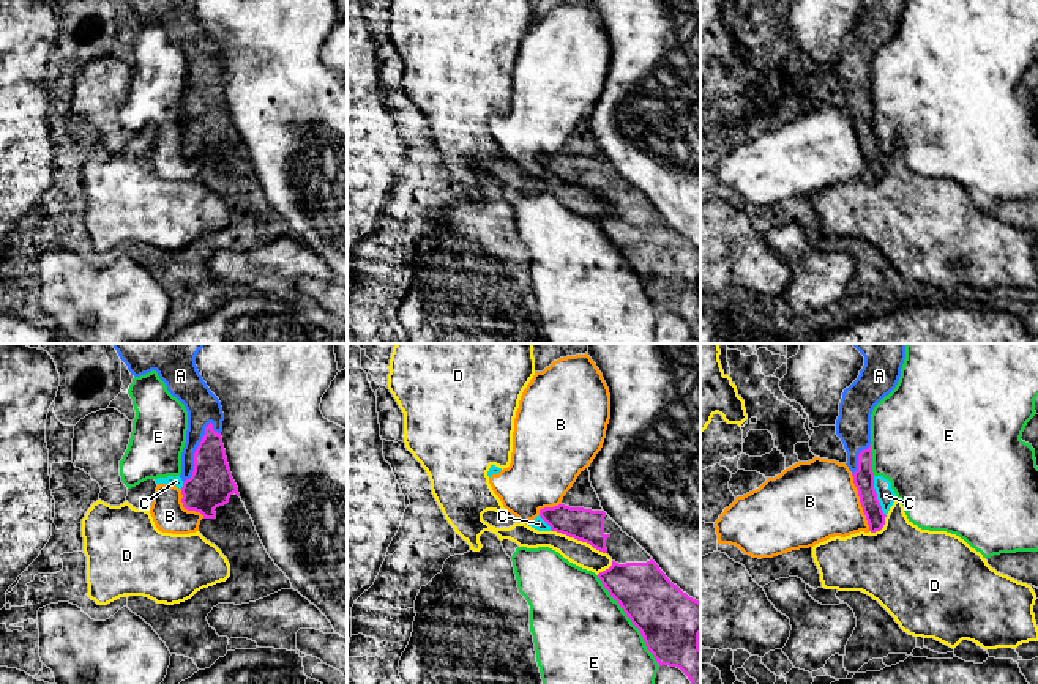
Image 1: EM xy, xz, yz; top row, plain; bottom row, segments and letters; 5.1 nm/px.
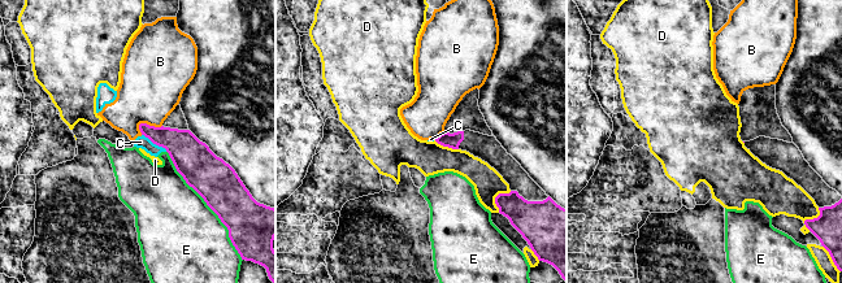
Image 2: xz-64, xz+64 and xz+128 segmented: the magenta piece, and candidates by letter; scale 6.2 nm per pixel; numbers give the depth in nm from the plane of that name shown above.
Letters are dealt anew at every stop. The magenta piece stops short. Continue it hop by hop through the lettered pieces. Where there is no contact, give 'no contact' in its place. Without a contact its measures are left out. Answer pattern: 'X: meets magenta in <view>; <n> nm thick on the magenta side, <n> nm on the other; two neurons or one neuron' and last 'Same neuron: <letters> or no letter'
A: meets magenta in xy; 220 nm thick on the magenta side, 170 nm on the other; one neuron
B: meets magenta in yz; 110 nm thick on the magenta side, 420 nm on the other; two neurons
C: meets magenta in yz; 110 nm thick on the magenta side, 90 nm on the other; two neurons
D: meets magenta in xz; 170 nm thick on the magenta side, 130 nm on the other; two neurons
E: meets magenta in xz; 320 nm thick on the magenta side, 500 nm on the other; two neurons
Same neuron: A

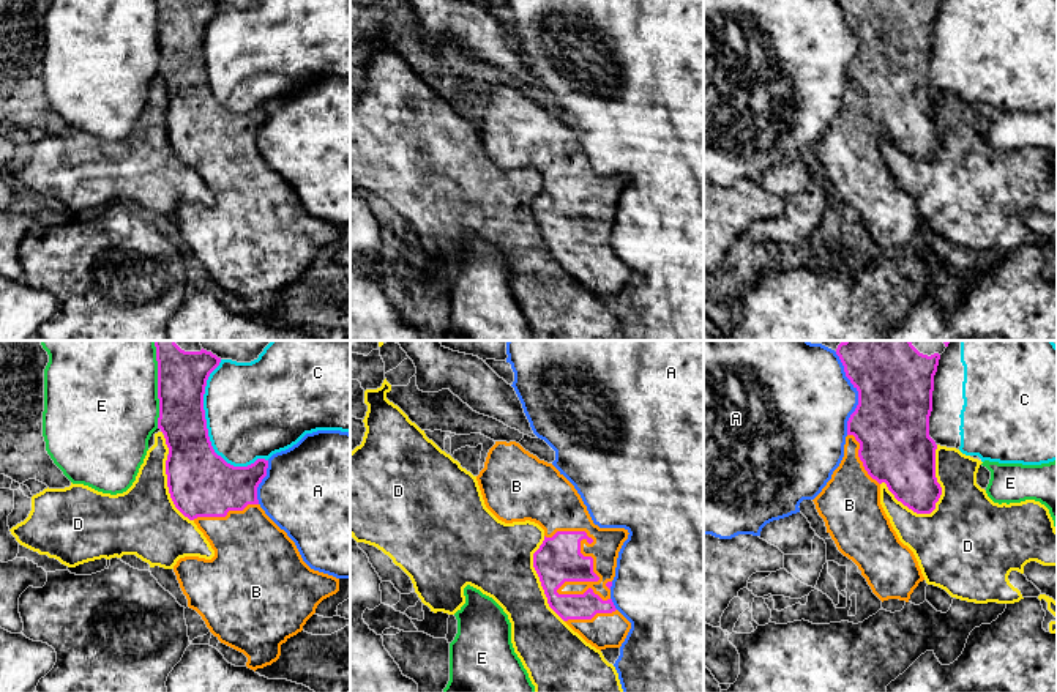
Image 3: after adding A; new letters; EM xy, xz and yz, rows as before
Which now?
A: meets magenta in yz; 380 nm thick on the magenta side, 440 nm on the other; two neurons
B: meets magenta in xz; 240 nm thick on the magenta side, 150 nm on the other; one neuron
C: meets magenta in xy; 320 nm thick on the magenta side, 480 nm on the other; two neurons
D: meets magenta in yz; 340 nm thick on the magenta side, 380 nm on the other; two neurons
E: meets magenta in xy; 260 nm thick on the magenta side, 480 nm on the other; two neurons
Same neuron: B

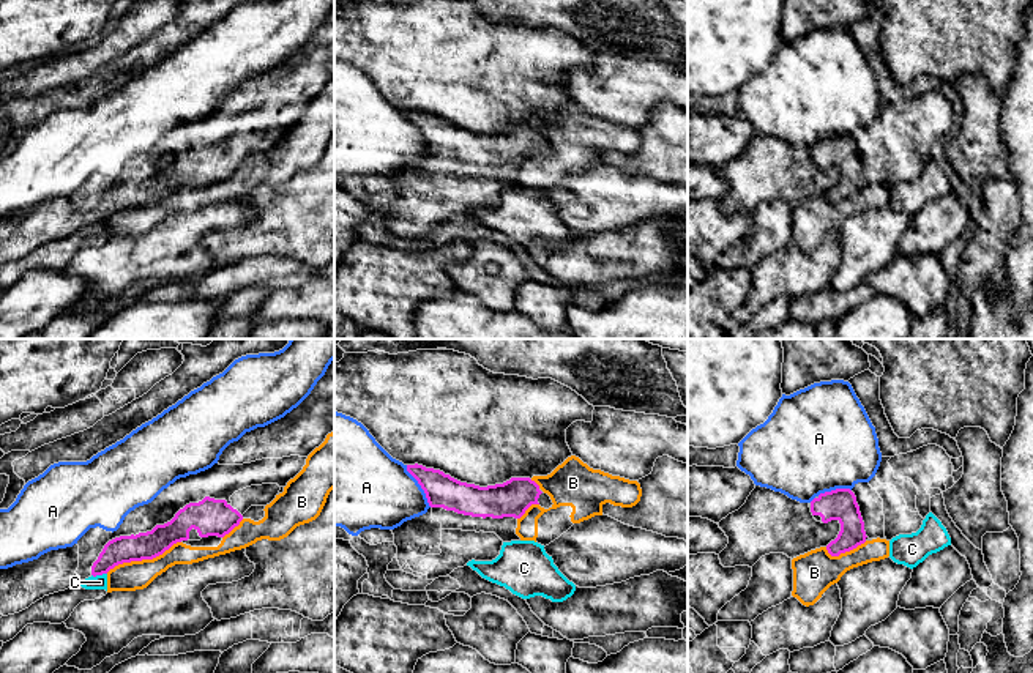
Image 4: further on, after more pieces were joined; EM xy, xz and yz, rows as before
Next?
A: meets magenta in xz; 170 nm thick on the magenta side, 400 nm on the other; two neurons
B: meets magenta in xy; 140 nm thick on the magenta side, 150 nm on the other; two neurons
C: meets magenta in xy; 140 nm thick on the magenta side, 80 nm on the other; two neurons
Same neuron: no letter

